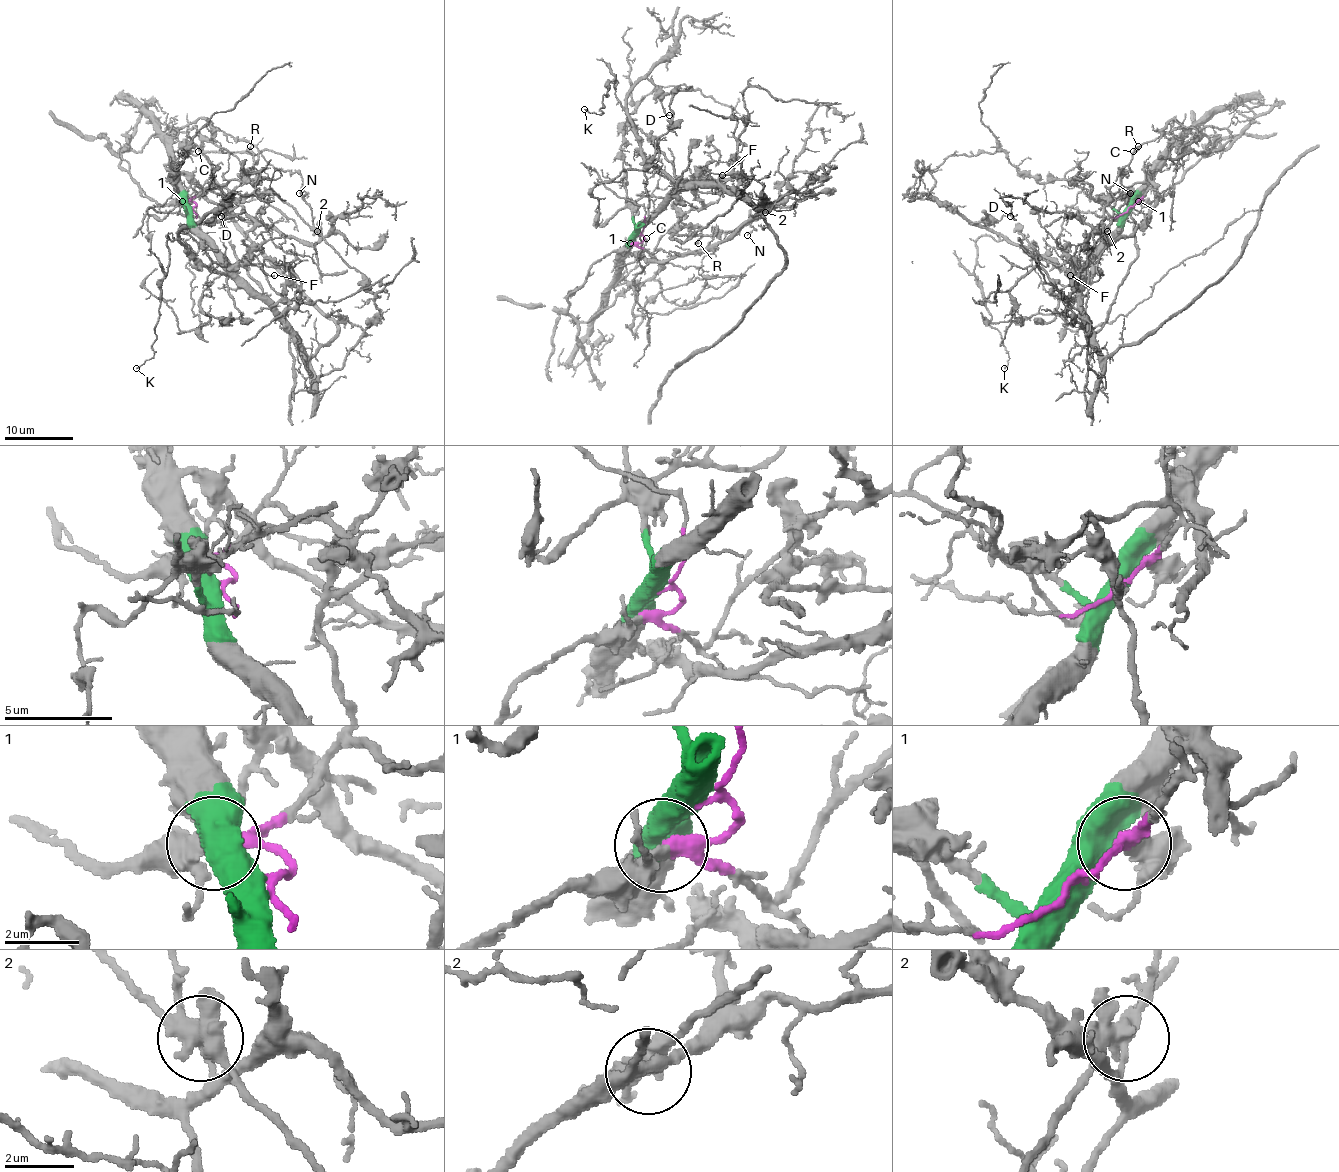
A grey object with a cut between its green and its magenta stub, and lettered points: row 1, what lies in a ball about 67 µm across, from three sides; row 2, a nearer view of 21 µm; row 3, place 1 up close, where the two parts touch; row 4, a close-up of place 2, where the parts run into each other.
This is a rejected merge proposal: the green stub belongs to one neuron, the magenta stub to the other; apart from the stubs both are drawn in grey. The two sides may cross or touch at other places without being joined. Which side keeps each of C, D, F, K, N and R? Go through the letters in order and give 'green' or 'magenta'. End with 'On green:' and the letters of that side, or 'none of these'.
C: magenta
D: green
F: magenta
K: green
N: green
R: magenta
On green: D, K, N

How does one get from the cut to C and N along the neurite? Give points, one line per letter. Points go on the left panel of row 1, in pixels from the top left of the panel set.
C: (191, 208), (143, 197), (119, 166), (121, 153), (140, 151), (166, 129), (181, 129), (198, 151)
N: (191, 208), (181, 185), (186, 180), (246, 220), (260, 220), (315, 244), (318, 232), (311, 208), (299, 192)

